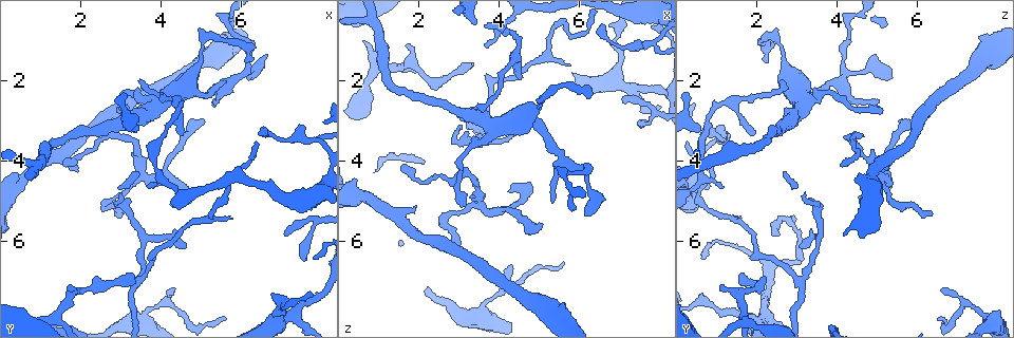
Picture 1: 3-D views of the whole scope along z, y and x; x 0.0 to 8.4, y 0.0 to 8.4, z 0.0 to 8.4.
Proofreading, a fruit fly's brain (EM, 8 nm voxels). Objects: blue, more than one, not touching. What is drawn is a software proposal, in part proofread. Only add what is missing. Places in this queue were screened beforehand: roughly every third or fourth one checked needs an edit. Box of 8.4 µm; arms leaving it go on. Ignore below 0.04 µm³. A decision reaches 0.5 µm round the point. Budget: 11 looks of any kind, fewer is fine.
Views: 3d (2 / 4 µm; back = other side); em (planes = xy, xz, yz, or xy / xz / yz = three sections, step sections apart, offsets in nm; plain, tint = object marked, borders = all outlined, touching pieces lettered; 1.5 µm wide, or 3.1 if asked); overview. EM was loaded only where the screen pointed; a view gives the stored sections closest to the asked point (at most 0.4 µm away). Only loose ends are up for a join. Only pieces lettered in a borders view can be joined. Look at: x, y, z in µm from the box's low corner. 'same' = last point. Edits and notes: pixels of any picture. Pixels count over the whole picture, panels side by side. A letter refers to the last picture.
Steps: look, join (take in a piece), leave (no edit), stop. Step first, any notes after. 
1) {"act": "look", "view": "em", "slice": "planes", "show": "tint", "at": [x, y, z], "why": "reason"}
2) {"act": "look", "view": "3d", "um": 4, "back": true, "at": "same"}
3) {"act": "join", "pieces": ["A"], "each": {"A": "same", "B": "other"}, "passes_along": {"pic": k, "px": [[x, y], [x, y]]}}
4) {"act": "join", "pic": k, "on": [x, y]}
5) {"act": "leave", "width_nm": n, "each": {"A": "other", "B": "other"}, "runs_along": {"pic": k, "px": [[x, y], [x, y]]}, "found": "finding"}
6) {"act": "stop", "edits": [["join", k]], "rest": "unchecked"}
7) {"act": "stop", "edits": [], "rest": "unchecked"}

{"act": "look", "view": "em", "slice": "xz", "step": 4, "show": "borders", "at": [4.30, 7.20, 6.55], "why": "free end"}

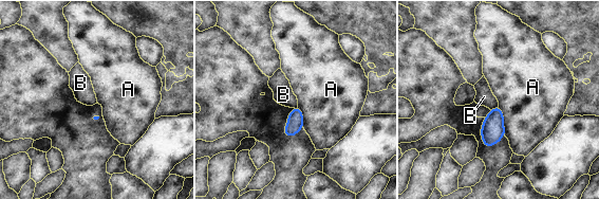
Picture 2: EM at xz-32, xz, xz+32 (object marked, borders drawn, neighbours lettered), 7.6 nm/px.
{"act": "look", "view": "em", "slice": "planes", "show": "borders", "at": "same", "why": "another direction"}

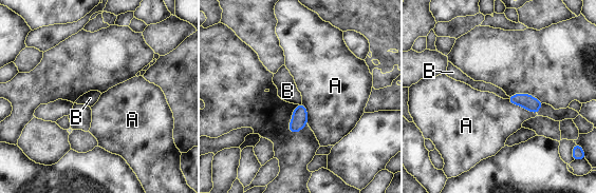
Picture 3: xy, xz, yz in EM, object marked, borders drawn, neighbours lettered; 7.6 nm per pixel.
{"act": "leave", "each": {"A": "other", "B": "other"}, "border": {"pic": 3, "px": [[301, 102], [298, 104]]}, "found": "none of them fits"}

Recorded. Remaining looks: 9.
{"act": "look", "view": "3d", "um": 2, "back": true, "at": [3.00, 4.80, 3.15], "why": "thin end"}

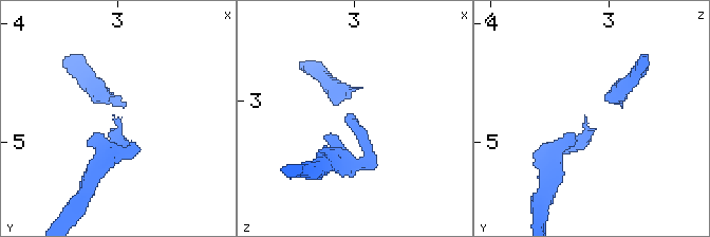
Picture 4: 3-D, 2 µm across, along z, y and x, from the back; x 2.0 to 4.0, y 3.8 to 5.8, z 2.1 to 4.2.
{"act": "look", "view": "em", "slice": "xy", "step": 8, "show": "tint", "at": [3.04, 4.82, 3.18]}

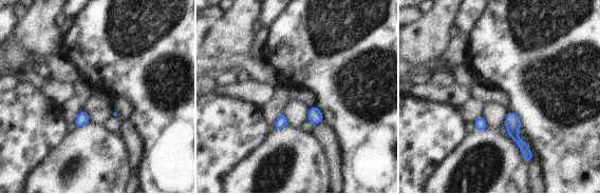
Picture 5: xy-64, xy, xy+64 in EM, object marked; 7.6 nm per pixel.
{"act": "look", "view": "em", "slice": "planes", "show": "borders", "at": "same", "why": "cut it another way"}

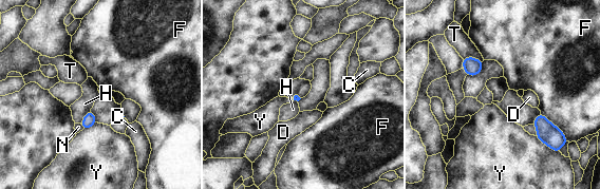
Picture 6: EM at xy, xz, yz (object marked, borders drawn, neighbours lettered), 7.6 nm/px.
{"act": "leave", "each": {"C": "other", "D": "other", "F": "other", "H": "other", "N": "other", "T": "other", "Y": "other"}, "border": {"pic": 6, "px": [[90, 110], [80, 124]]}, "found": "no lettered piece goes on from it"}

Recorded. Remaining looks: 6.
{"act": "look", "view": "em", "slice": "planes", "show": "borders", "at": [3.45, 2.00, 2.60]}

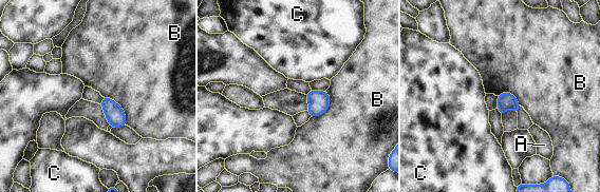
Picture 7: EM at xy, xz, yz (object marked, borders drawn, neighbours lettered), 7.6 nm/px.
{"act": "leave", "each": {"A": "other", "B": "other", "C": "other"}, "border": {"pic": 7, "px": [[104, 96], [122, 108], [126, 125]]}, "found": "no lettered piece goes on from it"}

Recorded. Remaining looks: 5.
{"act": "look", "view": "3d", "um": 2, "at": [4.50, 3.35, 1.90], "why": "tapers out"}

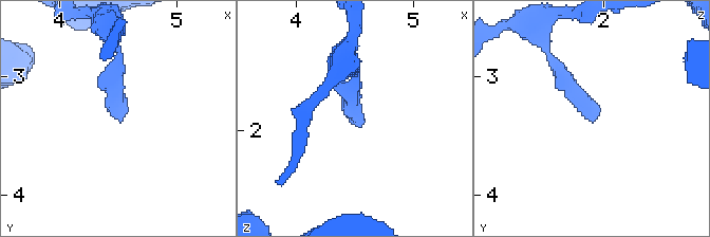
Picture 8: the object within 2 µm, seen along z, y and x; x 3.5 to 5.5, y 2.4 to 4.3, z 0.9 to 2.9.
{"act": "look", "view": "em", "slice": "planes", "show": "tint", "at": [4.52, 3.38, 1.90]}

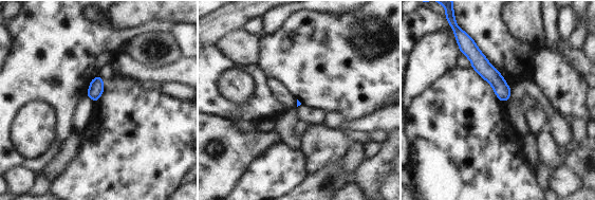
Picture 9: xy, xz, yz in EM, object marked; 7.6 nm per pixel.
{"act": "look", "view": "em", "slice": "planes", "show": "borders", "at": "same"}

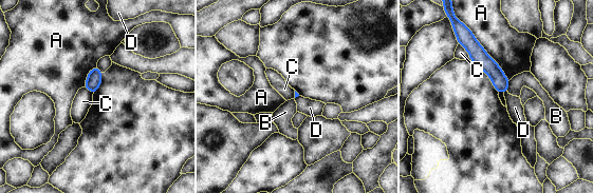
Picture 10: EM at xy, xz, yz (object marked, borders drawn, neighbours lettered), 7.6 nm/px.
{"act": "leave", "each": {"A": "other", "B": "other", "C": "other", "D": "other"}, "border": {"pic": 10, "px": [[459, 43], [469, 57]]}, "found": "no lettered piece goes on from it"}

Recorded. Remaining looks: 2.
{"act": "stop", "edits": [], "rest": "unchecked"}

